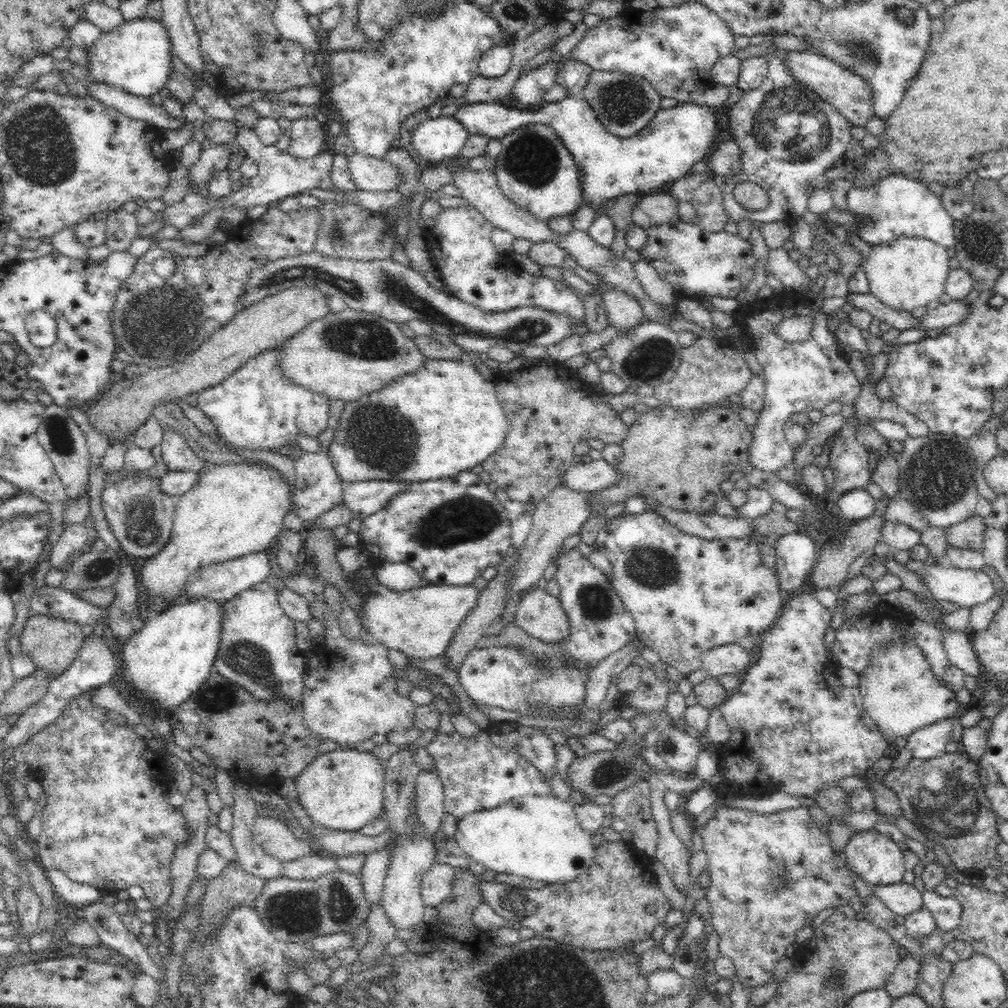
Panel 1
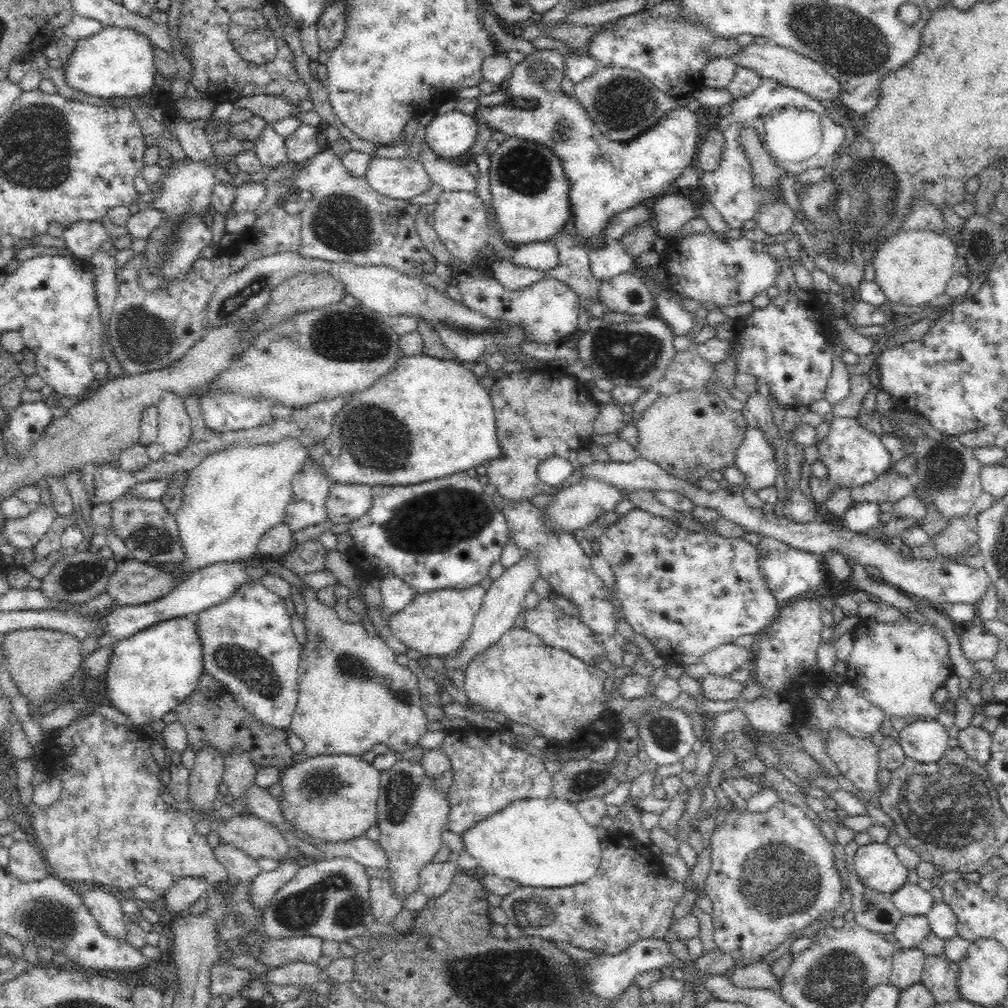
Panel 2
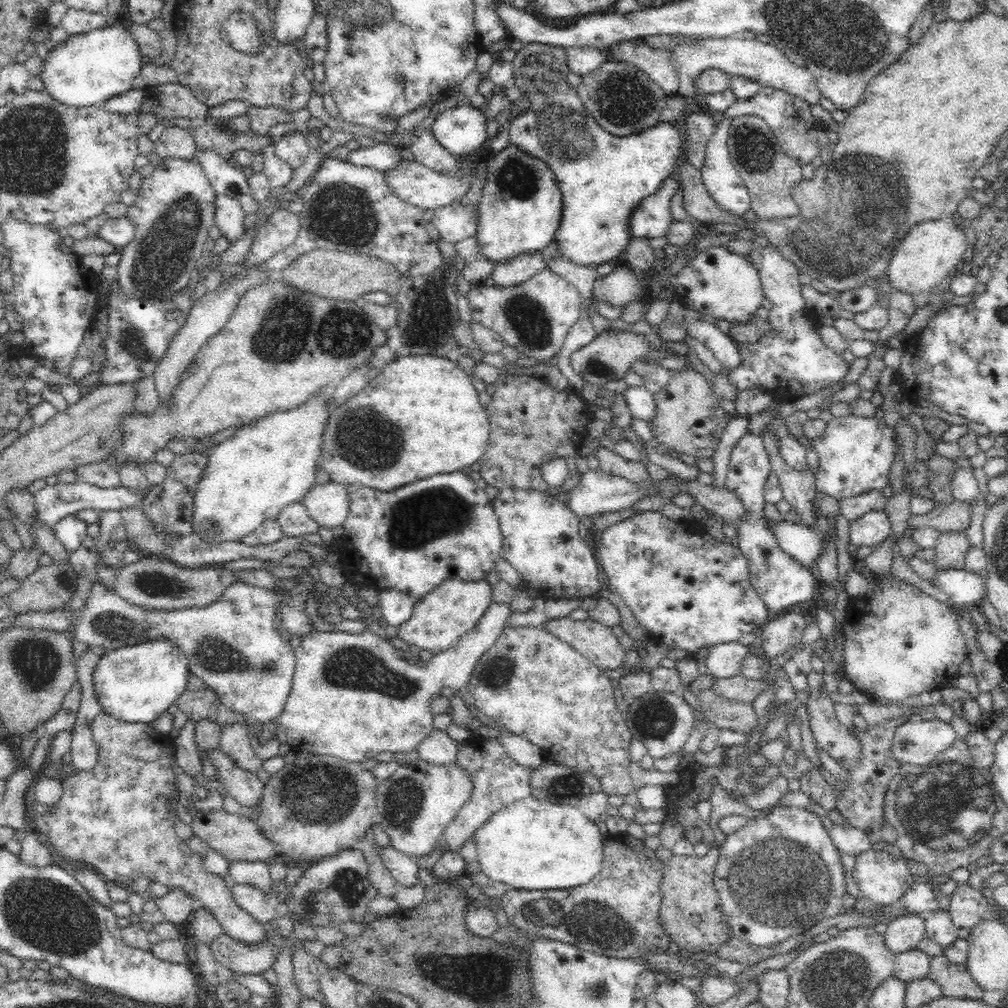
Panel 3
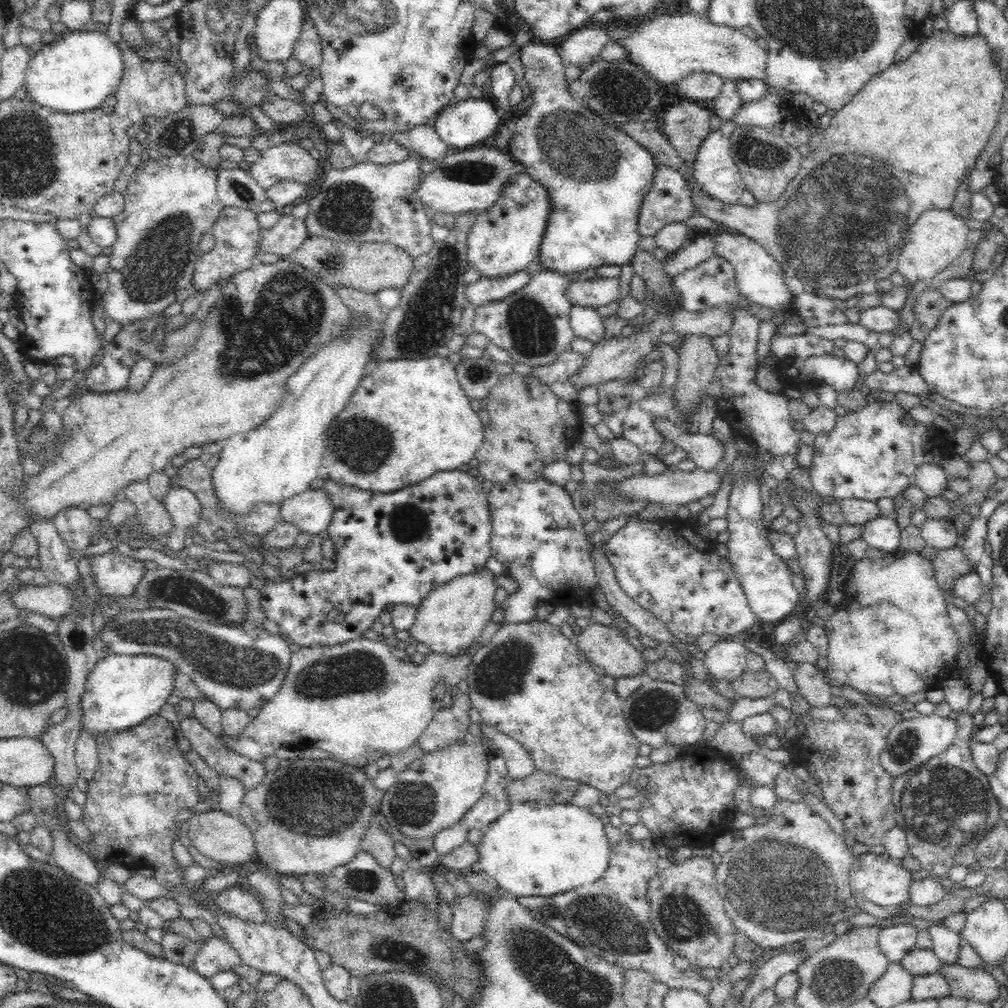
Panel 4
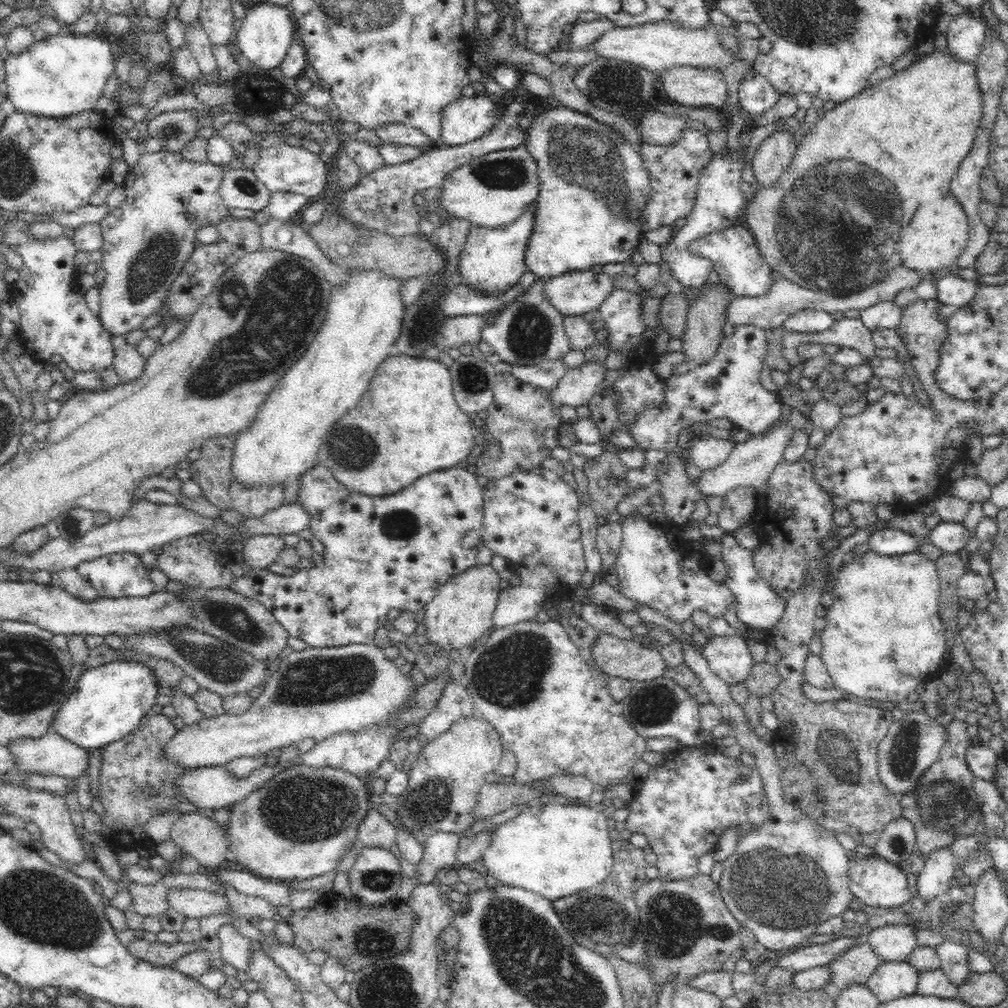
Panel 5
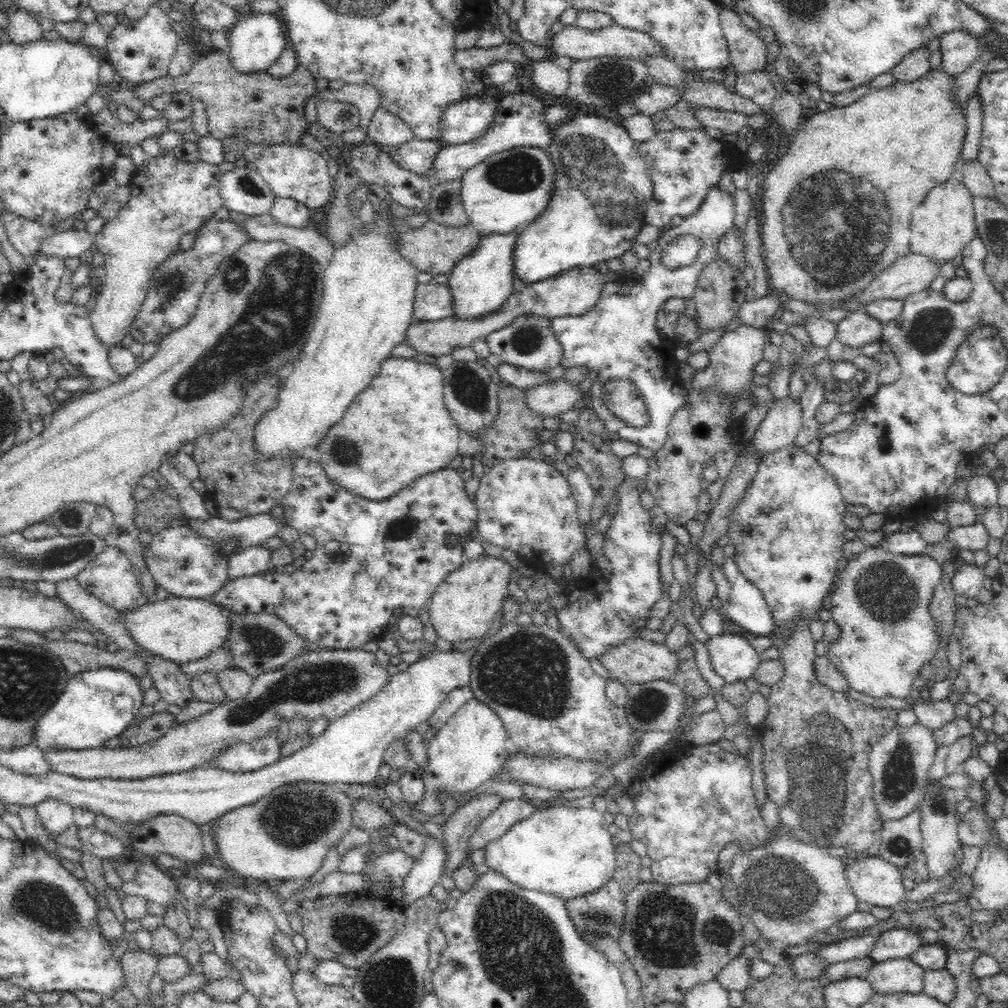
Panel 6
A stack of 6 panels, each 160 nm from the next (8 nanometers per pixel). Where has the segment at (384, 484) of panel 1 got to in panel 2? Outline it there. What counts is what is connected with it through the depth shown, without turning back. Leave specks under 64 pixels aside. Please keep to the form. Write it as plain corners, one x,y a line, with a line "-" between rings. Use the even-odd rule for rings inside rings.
334,483
326,499
326,512
333,524
349,524
362,518
373,501
368,484

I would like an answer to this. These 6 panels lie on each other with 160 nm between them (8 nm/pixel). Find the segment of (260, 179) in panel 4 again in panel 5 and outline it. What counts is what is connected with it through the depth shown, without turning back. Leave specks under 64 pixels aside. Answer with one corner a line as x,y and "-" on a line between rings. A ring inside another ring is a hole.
281,143
262,149
260,160
255,162
251,170
271,192
295,192
315,200
318,194
324,194
324,184
326,184
329,164
331,163
322,162
319,154
312,154
306,148
296,148
296,146
291,146
288,143

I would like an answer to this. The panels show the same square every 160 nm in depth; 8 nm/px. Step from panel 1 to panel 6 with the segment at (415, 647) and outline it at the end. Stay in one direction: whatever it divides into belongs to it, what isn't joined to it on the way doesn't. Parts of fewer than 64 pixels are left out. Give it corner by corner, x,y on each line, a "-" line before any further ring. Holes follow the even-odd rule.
480,556
464,562
458,570
446,576
428,603
429,623
438,638
449,644
484,637
496,620
503,601
508,595
507,585
511,568
504,560

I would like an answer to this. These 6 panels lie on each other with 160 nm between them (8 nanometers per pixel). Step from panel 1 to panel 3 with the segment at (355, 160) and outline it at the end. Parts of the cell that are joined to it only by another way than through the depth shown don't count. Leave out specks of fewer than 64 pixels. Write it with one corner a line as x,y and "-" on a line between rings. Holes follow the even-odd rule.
401,159
394,168
384,170
384,181
386,181
386,185
390,187
390,191
392,191
394,195
399,196
404,202
407,202
407,204
412,204
420,208
423,212
427,209
436,211
438,208
447,206
451,204
450,202
464,197
464,192
466,192
468,186
470,186
472,170
475,170
474,164
460,159
459,164
463,166
463,170
465,171
463,179
448,177
448,175
436,172
416,162
416,160
408,161

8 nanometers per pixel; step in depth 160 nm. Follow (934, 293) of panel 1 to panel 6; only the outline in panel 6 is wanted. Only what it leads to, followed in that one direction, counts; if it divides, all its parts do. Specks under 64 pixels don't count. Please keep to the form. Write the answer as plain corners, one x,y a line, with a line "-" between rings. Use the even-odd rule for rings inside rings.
949,178
932,188
926,200
912,212
909,252
924,255
939,265
951,262
976,230
973,196
961,180

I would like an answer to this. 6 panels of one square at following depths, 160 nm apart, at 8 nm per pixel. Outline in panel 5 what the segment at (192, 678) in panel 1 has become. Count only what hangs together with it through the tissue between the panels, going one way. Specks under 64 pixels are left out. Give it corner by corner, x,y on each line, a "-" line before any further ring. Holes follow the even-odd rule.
119,658
82,672
74,692
53,716
53,730
85,749
96,748
124,738
157,704
160,684
151,668
135,660

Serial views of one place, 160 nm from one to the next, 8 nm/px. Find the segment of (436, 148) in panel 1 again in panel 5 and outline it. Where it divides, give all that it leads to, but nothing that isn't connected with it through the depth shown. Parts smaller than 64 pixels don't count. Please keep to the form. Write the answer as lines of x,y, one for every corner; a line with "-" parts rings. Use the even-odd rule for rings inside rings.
491,96
460,98
443,109
441,145
461,146
478,140
497,124
496,104

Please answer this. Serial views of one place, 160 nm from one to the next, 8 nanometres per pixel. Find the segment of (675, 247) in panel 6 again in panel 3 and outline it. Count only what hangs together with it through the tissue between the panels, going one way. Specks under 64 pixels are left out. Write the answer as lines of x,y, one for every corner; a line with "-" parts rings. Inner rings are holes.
772,244
760,245
750,252
748,258
758,269
765,296
771,302
767,319
770,330
761,333
755,342
735,342
741,362
732,370
724,370
728,382
738,391
761,387
786,401
808,395
844,378
849,366
823,343
818,329
814,327
818,318
806,306
801,295
798,267

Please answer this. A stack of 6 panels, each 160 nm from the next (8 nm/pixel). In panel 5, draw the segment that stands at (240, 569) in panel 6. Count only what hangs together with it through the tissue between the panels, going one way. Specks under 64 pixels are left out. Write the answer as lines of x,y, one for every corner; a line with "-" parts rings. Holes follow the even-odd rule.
254,534
243,540
243,546
246,569
266,569
287,548
280,534

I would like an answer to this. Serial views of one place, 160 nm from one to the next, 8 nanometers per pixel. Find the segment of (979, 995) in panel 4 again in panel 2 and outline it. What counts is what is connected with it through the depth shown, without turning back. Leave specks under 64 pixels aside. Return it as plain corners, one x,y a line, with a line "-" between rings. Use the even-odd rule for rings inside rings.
943,955
926,956
920,983
932,993
935,1004
952,1002
960,997
956,990
958,972
958,963

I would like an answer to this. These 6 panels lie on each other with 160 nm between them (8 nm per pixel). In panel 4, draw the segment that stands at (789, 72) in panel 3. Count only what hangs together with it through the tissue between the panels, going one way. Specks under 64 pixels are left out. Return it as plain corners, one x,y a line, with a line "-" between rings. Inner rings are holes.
684,10
684,14
663,12
645,17
640,20
634,32
619,43
627,50
627,58
650,74
650,77
661,86
678,84
686,76
696,72
716,74
724,81
762,80
766,83
767,80
768,50
760,47
756,40
750,39
741,29
712,24
708,19
700,18
697,13
688,13

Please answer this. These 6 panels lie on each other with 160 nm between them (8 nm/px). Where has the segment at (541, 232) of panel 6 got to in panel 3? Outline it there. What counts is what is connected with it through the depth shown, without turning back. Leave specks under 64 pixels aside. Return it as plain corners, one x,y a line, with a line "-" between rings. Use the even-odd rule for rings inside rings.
525,43
523,47
517,51
515,59
511,62
513,64
513,82
512,85
518,87
532,103
532,107
528,112
524,114
516,115
510,127
508,127
510,140
509,143
514,144
524,150
532,157
536,157
548,164
548,166
554,171
557,183
559,184
560,190
563,194
563,212
562,220
560,222
560,228
556,231
555,241
558,243
559,250
557,254
562,257
567,258
570,262
577,264
578,266
590,266
594,267
602,262
616,262
620,263
620,256
630,240
630,231
628,227
629,217
632,215
634,208
640,205
640,202
644,200
647,196
652,196
659,188
662,183
670,176
677,174
680,159
685,157
684,150
684,134
682,126
678,122
658,122
654,127
648,127
646,130
638,133
637,135
630,136
613,136
603,130
600,125
595,122
595,119
585,111
582,102
580,101
579,95
574,88
570,88
567,84
567,76
571,72
569,64
567,63
567,54
565,49
560,47
555,47
547,44
540,43

